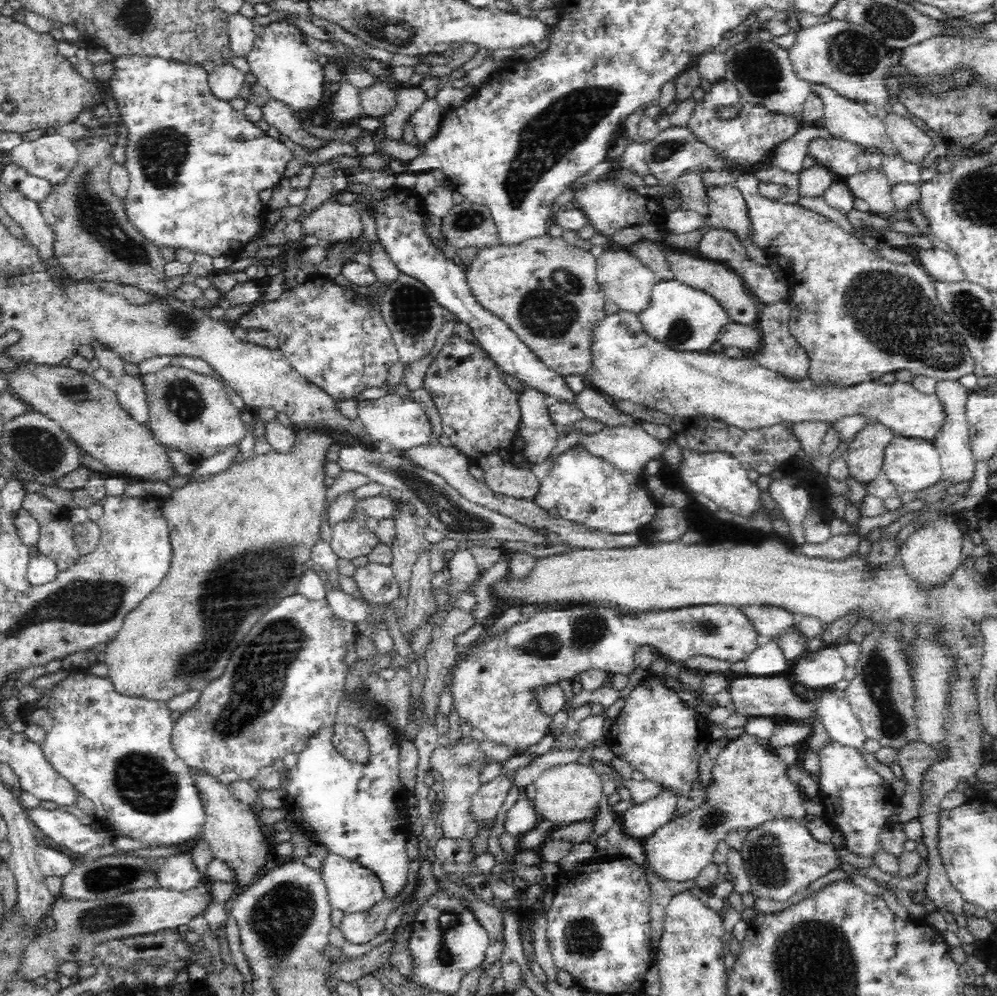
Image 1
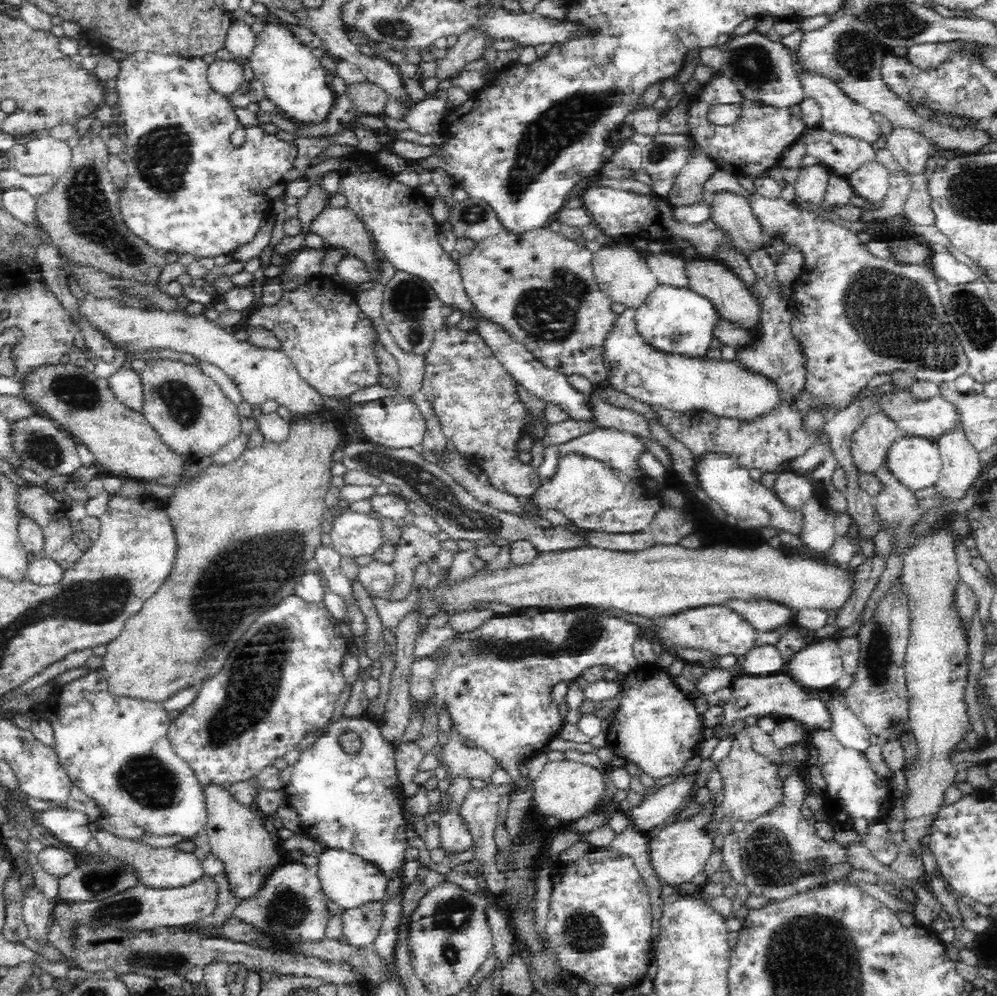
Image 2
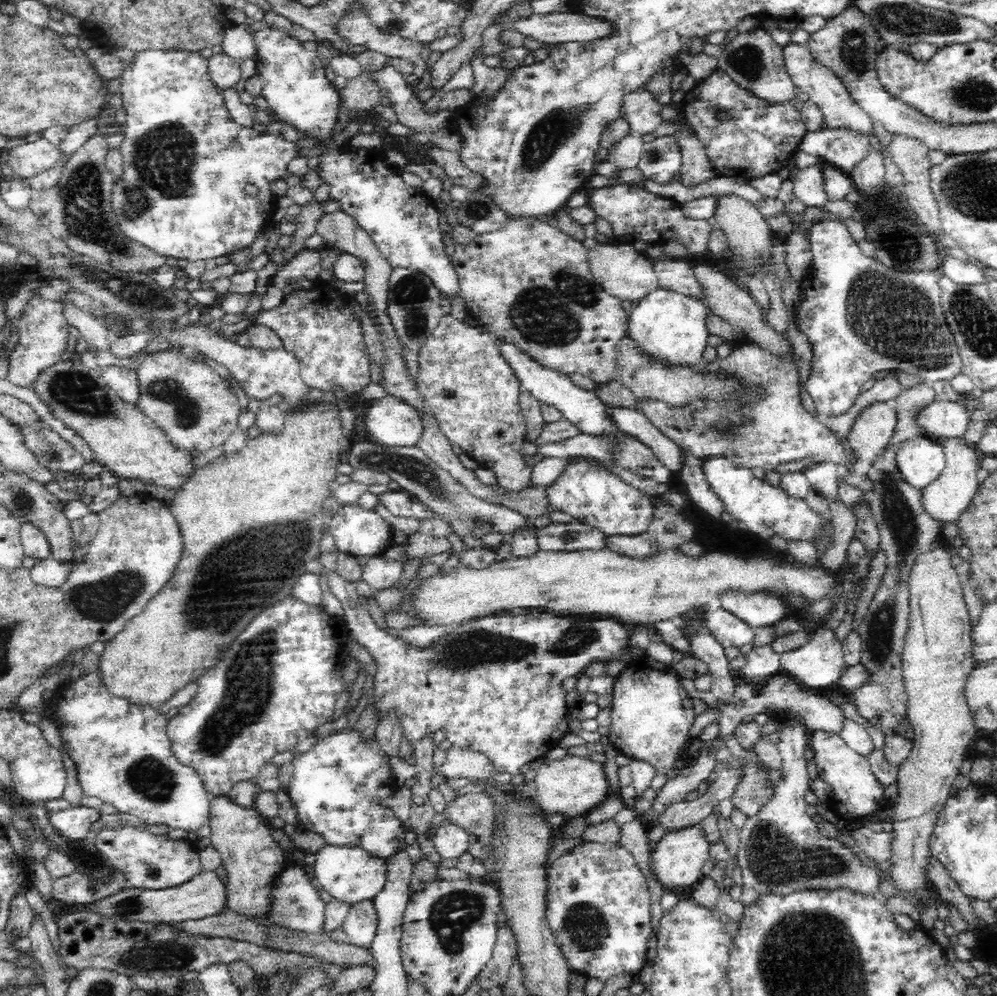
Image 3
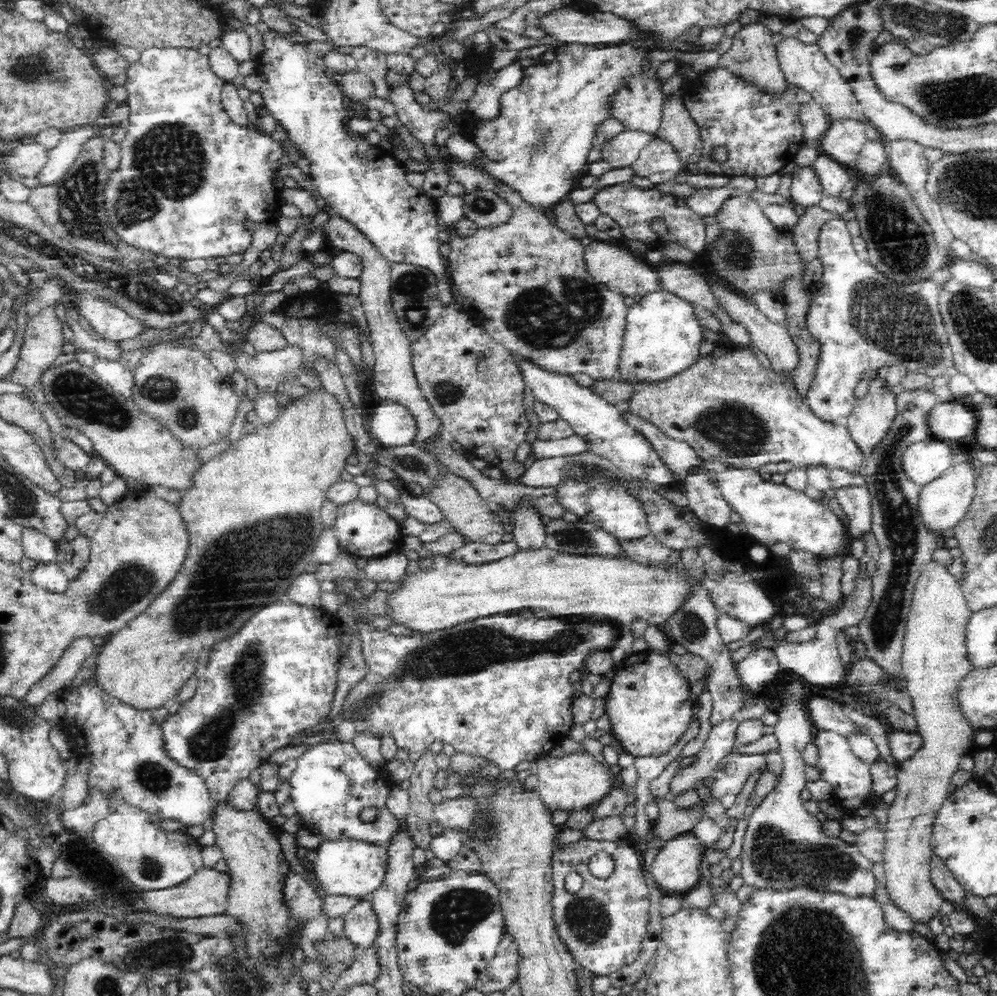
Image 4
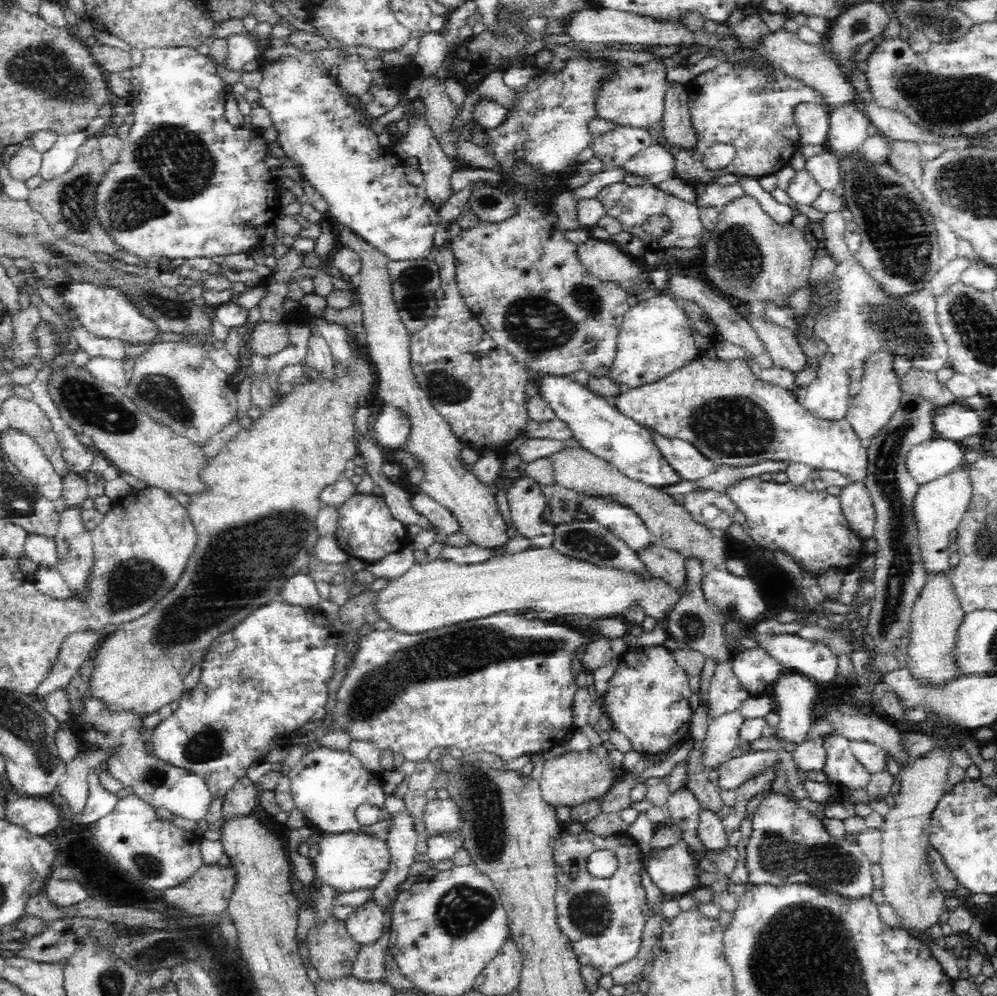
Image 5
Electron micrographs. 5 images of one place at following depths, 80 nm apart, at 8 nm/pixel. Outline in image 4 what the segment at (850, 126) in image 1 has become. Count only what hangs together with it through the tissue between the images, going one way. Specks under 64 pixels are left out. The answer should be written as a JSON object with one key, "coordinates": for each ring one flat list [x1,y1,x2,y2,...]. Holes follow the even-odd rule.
{"coordinates":[[777,35,773,45,776,61,785,80,812,94,812,98,830,115,830,121,838,117,848,117,868,122,849,82,840,74,838,67,830,63,820,45,804,43,796,36]]}

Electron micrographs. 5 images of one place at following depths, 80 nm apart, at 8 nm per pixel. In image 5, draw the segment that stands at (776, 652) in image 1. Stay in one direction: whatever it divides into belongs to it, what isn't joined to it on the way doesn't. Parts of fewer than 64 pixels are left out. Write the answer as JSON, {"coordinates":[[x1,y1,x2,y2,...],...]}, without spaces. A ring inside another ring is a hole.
{"coordinates":[[748,648,744,652,733,652,731,658,731,665,734,674,738,680,744,685,744,688,750,695,757,695,758,693,768,692,778,680,778,676,782,675,786,670,774,657,770,656,762,648]]}

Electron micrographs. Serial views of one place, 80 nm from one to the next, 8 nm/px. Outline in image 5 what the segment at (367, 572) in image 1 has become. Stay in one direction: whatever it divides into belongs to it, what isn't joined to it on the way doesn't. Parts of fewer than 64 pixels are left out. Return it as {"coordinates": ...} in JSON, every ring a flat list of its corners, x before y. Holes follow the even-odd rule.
{"coordinates":[[406,544,402,550,391,552,388,556,384,556,382,560,363,564,362,566,370,571,375,578,388,580,404,574,413,564,416,564,414,546]]}

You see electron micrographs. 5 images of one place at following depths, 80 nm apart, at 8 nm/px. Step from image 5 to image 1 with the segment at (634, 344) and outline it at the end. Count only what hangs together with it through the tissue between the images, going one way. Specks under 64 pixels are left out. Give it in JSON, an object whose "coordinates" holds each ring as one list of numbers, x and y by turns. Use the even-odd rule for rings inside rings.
{"coordinates":[[659,281,653,287,650,304,647,304,646,308,638,313,637,316,638,321,642,324,644,333,650,339,654,339,659,344,667,346,670,350,678,352,709,352,709,346,717,341,722,326,730,322,725,308,720,306,714,298,679,281]]}

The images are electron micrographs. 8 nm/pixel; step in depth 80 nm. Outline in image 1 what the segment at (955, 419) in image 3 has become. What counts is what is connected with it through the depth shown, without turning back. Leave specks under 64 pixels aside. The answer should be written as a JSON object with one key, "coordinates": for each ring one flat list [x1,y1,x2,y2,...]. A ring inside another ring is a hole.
{"coordinates":[[625,310,607,316,602,323,599,323,595,329,592,353,594,353,594,372,592,372,592,376,586,376,591,388,610,399,630,400,634,404,658,410,662,414,668,414,668,416,680,415,680,417,687,418,704,416,732,423,732,425,742,427,742,429,749,429,786,419,795,423,803,420,822,420,831,425,841,416,864,413,864,415,868,415,868,422,878,419,884,425,894,429,896,436,922,438,927,441,935,439,946,422,946,406,942,400,936,395,928,396,916,391,912,384,907,382,895,380,890,384,882,384,879,380,868,381,846,391,834,389,830,385,814,387,809,378,802,380,802,382,791,382,791,380,782,378,771,370,763,369,745,355,732,358,726,354,716,354,710,351,678,352,670,350,667,346,650,339,644,333,637,314]]}

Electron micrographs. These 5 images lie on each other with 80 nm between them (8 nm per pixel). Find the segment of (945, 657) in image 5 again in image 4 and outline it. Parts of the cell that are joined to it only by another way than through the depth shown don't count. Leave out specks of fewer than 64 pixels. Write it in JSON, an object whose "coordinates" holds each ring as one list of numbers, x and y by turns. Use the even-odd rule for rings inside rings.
{"coordinates":[[931,562,926,572,918,578,914,590,913,602,907,620,903,653,901,654,901,670,908,683,908,692,912,698,913,718,916,719,917,730,923,736,924,745,918,752,904,762,897,763,896,800,888,806,888,822,883,825,885,841,883,850,884,872,886,873,886,890,889,902,908,914,913,924,928,924,940,914,940,906,945,898,931,880,931,834,936,812,942,802,949,796,948,787,952,784,953,774,960,770,962,753,971,752,974,737,978,730,964,720,959,707,955,703,955,690,958,683,970,672,967,662,967,650,963,644,968,617,973,612,968,610,965,598,954,575,943,566]]}

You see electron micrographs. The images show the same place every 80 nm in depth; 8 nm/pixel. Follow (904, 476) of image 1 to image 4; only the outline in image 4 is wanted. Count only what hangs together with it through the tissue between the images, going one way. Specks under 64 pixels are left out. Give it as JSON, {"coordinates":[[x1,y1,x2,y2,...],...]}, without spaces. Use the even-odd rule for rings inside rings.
{"coordinates":[[933,438,916,442,902,454,902,466,912,482,920,487,942,476,954,463,954,448,959,444]]}

